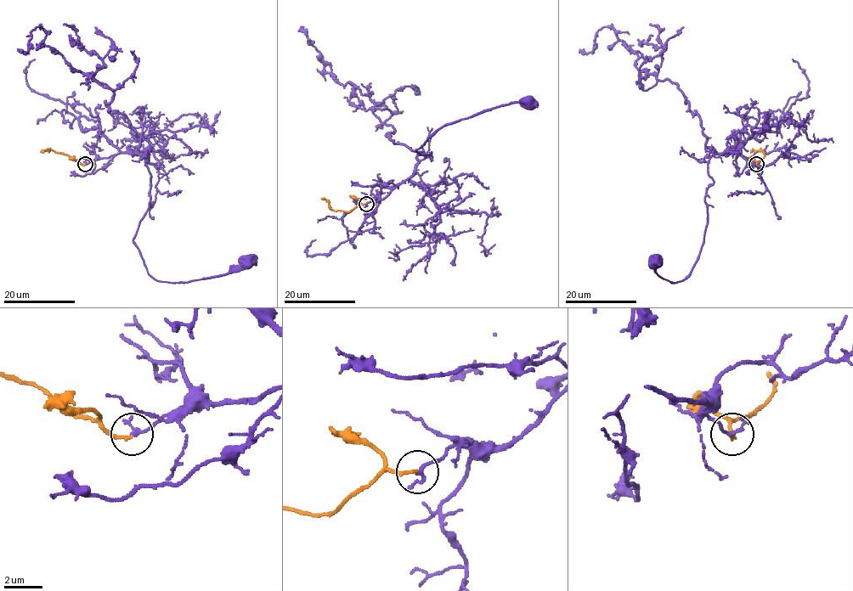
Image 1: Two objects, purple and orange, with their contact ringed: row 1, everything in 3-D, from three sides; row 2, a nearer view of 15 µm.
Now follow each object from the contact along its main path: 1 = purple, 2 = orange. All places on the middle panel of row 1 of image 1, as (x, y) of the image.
1: (365, 204), (403, 182), (425, 157), (432, 160), (431, 152), (414, 151), (438, 130), (528, 101)
2: (365, 204), (360, 203), (349, 212), (344, 212), (332, 210), (329, 202), (321, 198)

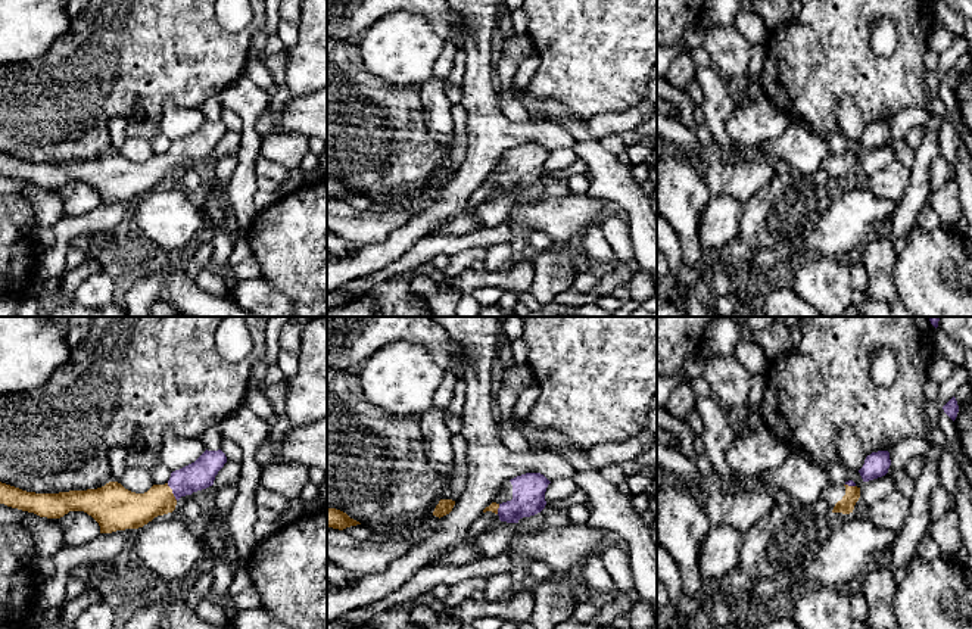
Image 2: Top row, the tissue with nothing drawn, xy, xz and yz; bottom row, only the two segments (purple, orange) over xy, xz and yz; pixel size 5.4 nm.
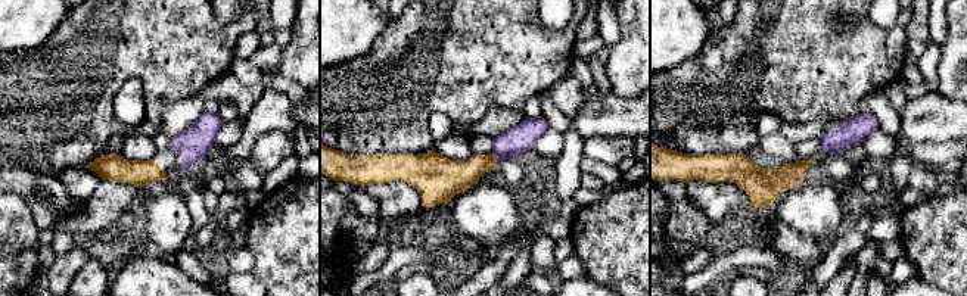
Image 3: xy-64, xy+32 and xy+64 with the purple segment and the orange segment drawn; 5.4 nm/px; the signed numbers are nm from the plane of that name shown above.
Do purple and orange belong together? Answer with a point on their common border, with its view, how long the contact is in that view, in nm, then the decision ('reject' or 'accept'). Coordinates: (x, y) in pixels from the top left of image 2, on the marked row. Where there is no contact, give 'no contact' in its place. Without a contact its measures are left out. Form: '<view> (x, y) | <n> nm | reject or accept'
xy (173, 492) | 110 nm | accept

